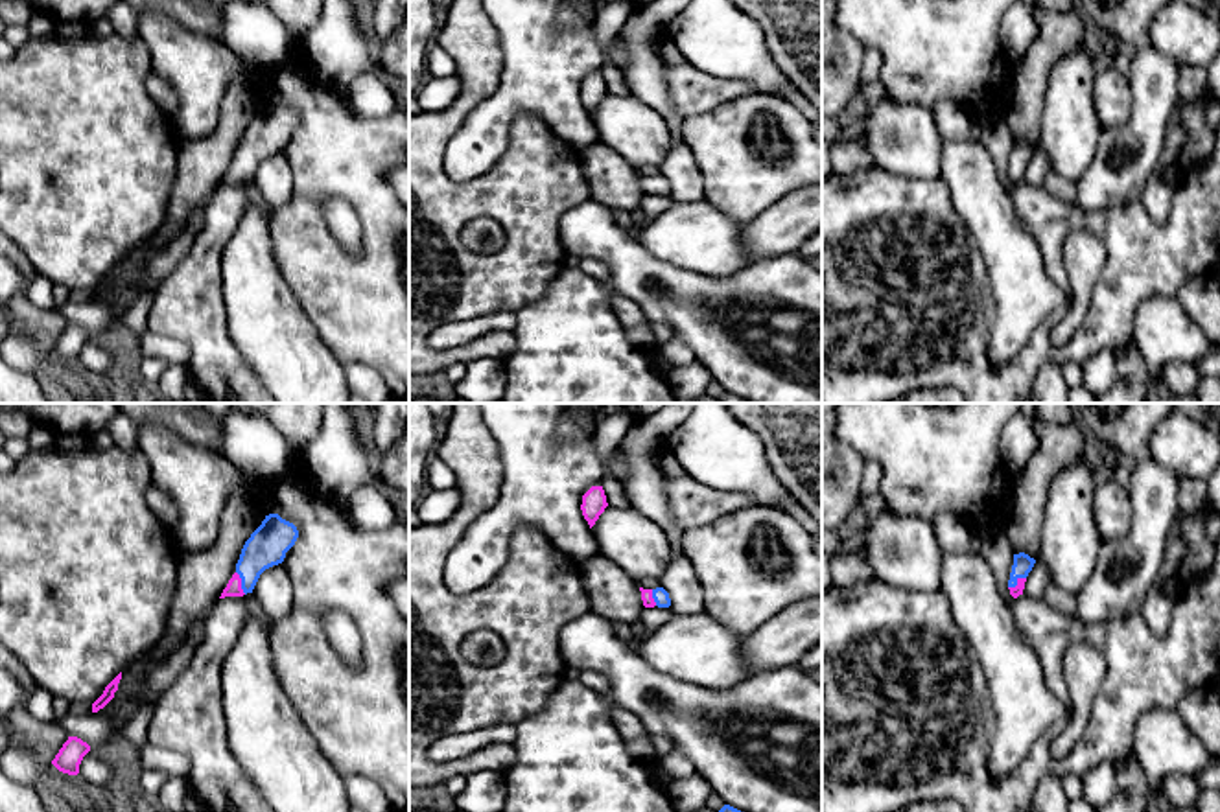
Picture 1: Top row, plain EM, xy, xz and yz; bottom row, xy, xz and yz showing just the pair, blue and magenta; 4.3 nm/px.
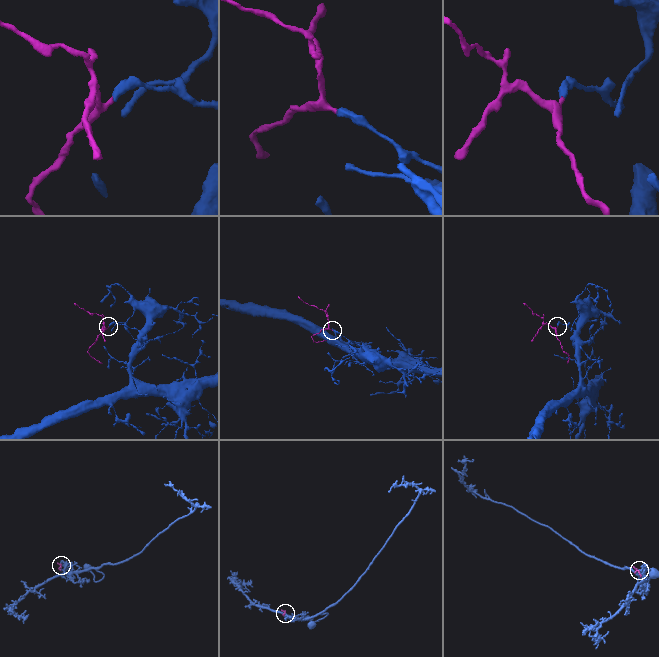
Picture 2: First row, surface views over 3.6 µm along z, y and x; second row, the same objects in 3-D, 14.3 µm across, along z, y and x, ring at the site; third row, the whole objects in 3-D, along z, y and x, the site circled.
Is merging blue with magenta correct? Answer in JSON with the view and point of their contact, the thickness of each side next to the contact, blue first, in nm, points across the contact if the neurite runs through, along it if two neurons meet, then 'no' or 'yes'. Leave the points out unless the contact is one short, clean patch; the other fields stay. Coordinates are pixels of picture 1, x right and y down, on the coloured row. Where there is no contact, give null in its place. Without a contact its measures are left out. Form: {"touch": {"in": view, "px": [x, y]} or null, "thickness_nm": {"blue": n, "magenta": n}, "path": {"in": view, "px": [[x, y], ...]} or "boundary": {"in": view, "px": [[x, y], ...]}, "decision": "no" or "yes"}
{"touch": {"in": "xy", "px": [242, 582]}, "thickness_nm": {"blue": 170, "magenta": 70}, "path": {"in": "xy", "px": [[268, 545], [253, 560], [242, 582], [233, 588]]}, "decision": "yes"}

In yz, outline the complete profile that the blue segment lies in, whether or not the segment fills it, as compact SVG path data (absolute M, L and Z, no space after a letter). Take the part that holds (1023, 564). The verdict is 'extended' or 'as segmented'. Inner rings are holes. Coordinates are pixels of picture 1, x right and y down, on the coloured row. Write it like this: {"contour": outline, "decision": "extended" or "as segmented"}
{"contour": "M1025 552L1014 554L1014 565L1008 580L1008 589L1014 598L1023 595L1026 576L1032 571L1034 563L1036 560Z", "decision": "extended"}

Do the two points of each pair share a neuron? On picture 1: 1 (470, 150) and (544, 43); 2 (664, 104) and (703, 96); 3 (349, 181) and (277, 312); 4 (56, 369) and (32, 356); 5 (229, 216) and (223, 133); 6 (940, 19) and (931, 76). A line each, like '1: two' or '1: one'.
1: one
2: two
3: two
4: one
5: two
6: one

